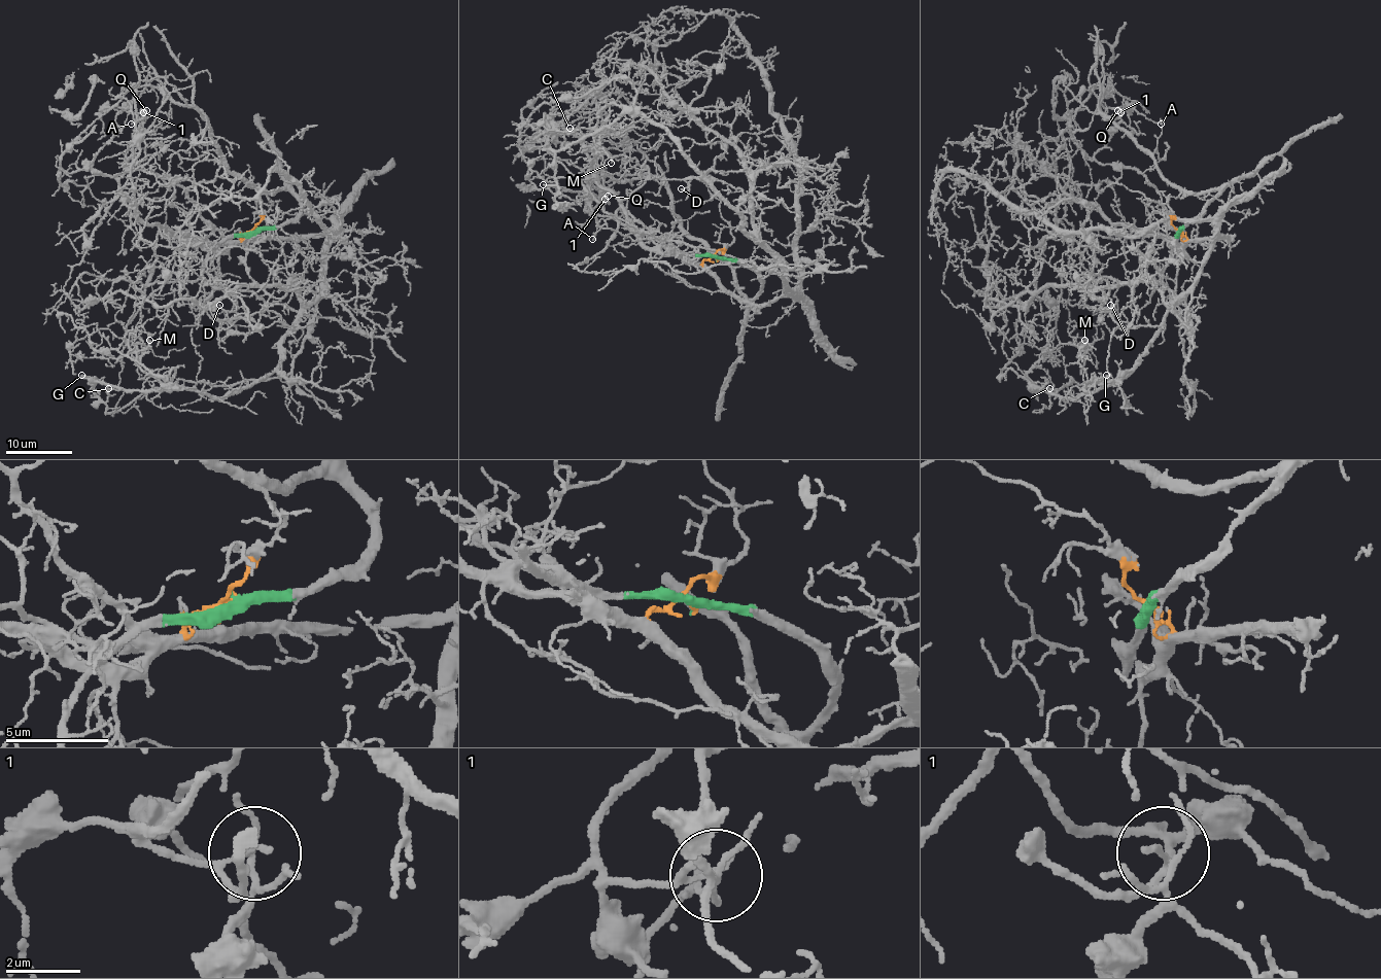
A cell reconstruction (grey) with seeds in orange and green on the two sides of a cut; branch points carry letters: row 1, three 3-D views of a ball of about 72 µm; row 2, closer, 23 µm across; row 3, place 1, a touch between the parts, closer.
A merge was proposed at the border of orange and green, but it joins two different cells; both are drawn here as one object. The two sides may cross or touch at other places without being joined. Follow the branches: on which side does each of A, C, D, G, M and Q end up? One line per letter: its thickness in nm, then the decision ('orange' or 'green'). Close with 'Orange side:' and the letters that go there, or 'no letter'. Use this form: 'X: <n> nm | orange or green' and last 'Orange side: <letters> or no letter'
A: 170 nm | green
C: 110 nm | orange
D: 130 nm | orange
G: 130 nm | orange
M: 180 nm | orange
Q: 130 nm | green
Orange side: C, D, G, M

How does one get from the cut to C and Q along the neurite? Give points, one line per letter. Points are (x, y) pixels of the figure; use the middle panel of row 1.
C: (716, 257), (703, 268), (741, 299), (786, 293), (786, 268), (667, 133), (631, 112), (585, 136), (568, 128)
Q: (716, 257), (741, 260), (761, 287), (750, 299), (683, 228), (658, 177), (598, 172), (584, 195), (609, 195)

